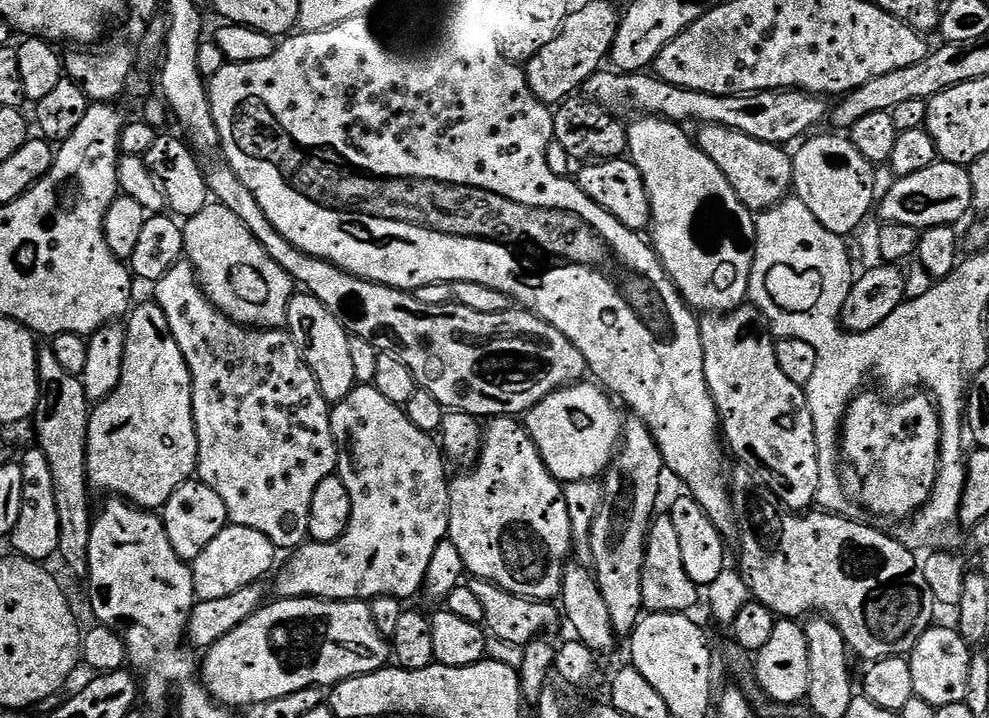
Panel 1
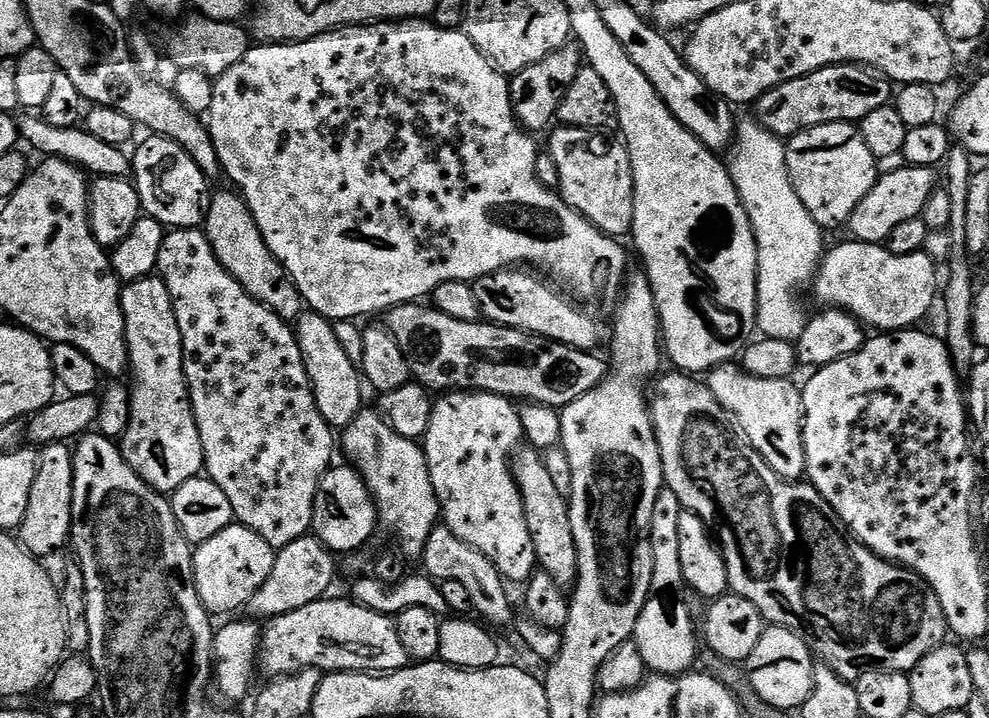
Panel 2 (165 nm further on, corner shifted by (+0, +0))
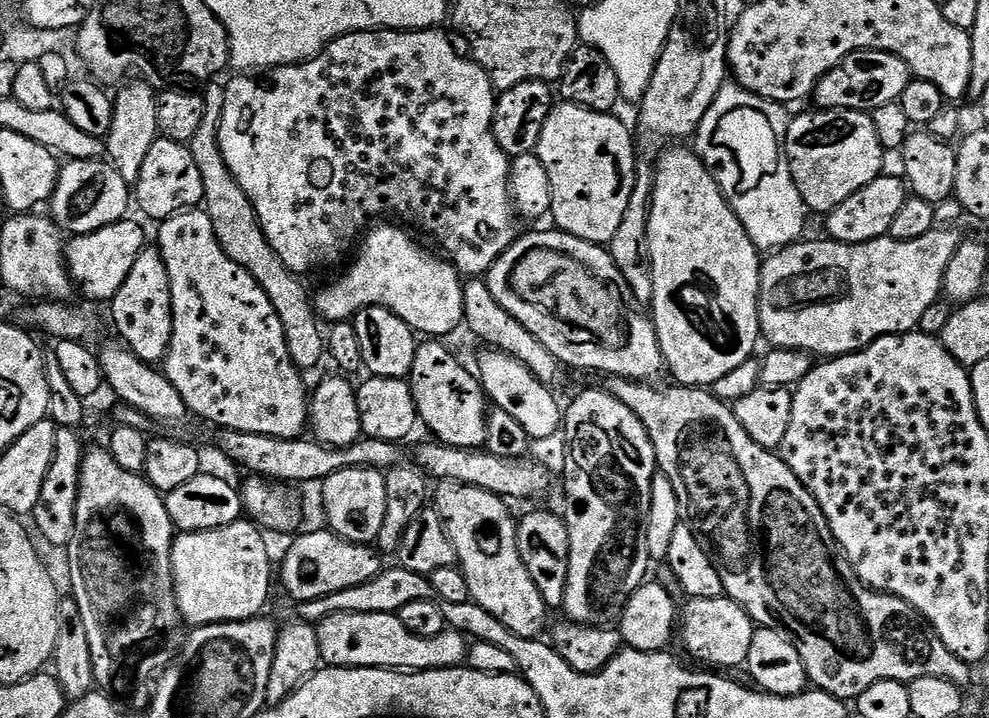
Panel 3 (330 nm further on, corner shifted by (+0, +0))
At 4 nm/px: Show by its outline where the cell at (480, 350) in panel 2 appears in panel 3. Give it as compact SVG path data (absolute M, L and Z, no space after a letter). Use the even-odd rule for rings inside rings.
M609 376L606 383L608 383L606 384L607 392L621 400L642 422L656 451L656 467L666 474L666 478L670 478L670 482L674 482L674 490L680 499L680 507L686 513L692 527L699 533L701 546L708 551L708 555L716 564L727 599L742 605L747 610L749 618L759 627L783 629L787 635L795 638L796 649L802 658L802 666L806 666L809 681L819 691L830 694L839 700L852 702L857 696L870 690L870 686L874 686L874 682L879 680L911 682L918 678L946 678L957 684L961 690L967 689L967 684L972 680L973 669L970 665L962 658L950 654L950 650L942 642L942 638L933 630L927 620L921 618L902 598L890 596L886 592L878 592L876 589L868 587L867 584L863 584L856 577L854 566L848 560L847 554L840 549L840 543L828 528L826 514L822 514L822 510L816 499L810 494L810 490L806 490L802 486L802 482L792 473L790 466L786 466L786 462L780 459L775 451L764 448L758 442L754 442L750 438L750 434L746 434L742 422L738 422L735 411L725 401L719 400L711 391L702 388L685 388L683 386L656 388L660 386L652 382L627 380L621 376Z

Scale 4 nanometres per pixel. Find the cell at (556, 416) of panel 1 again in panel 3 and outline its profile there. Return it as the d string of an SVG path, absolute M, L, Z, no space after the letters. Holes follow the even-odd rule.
M488 350L480 360L478 379L484 385L484 394L495 407L506 410L510 418L522 425L522 430L532 440L541 440L557 435L562 428L562 404L552 397L553 389L543 384L522 362L506 352Z

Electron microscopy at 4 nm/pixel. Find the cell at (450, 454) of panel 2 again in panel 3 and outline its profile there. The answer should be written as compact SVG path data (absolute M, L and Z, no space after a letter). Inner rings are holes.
M436 338L421 343L414 354L414 366L410 377L413 400L422 424L433 432L435 439L455 448L480 450L488 439L488 414L490 401L484 394L484 385L475 375L471 376L452 357L448 348L443 348Z

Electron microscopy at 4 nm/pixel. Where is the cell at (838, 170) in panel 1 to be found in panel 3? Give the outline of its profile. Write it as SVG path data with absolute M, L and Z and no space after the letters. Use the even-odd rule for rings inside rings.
M811 111L791 117L784 151L788 153L788 165L805 209L827 214L885 171L886 153L882 142L878 142L878 130L874 130L869 113Z

